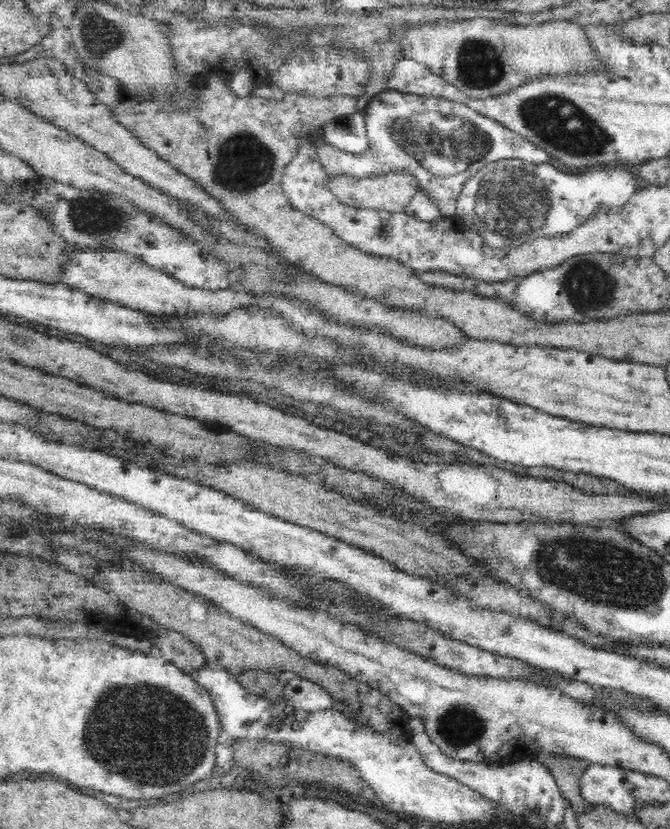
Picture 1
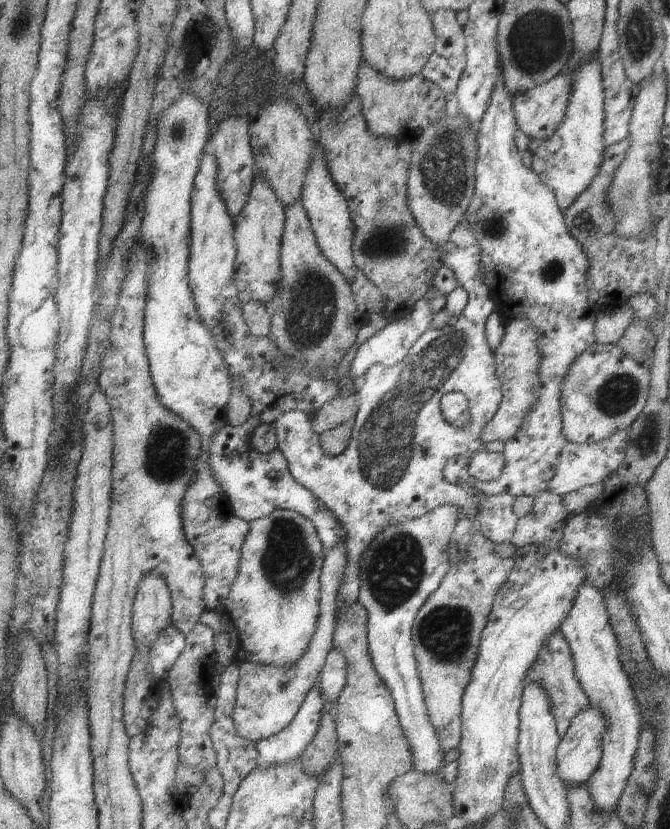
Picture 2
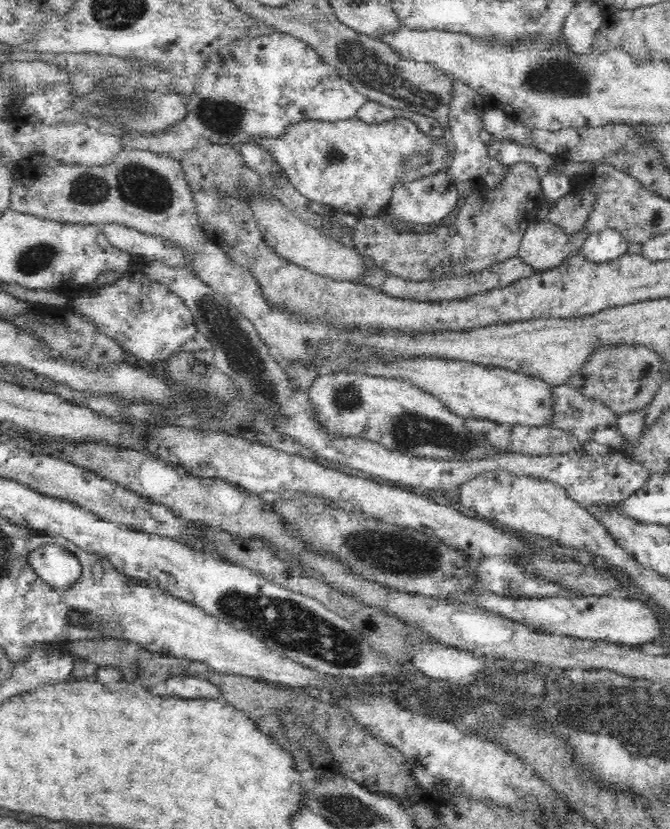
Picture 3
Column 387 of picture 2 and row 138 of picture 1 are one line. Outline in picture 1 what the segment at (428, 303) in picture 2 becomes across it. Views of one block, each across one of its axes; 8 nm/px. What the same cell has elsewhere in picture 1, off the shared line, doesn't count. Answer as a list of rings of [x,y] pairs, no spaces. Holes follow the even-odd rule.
[[[355,113],[324,123],[321,129],[324,143],[338,150],[352,154],[362,154],[368,146],[365,113]]]

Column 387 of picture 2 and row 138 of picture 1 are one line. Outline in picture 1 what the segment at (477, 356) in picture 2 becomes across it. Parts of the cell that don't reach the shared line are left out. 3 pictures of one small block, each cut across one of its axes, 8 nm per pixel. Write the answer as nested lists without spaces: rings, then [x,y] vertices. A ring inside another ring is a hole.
[[[386,90],[371,97],[363,112],[368,146],[362,154],[317,143],[317,153],[327,174],[368,176],[407,170],[418,179],[420,190],[437,202],[448,217],[455,214],[457,196],[463,184],[487,164],[506,159],[534,164],[550,160],[546,150],[462,102]]]

